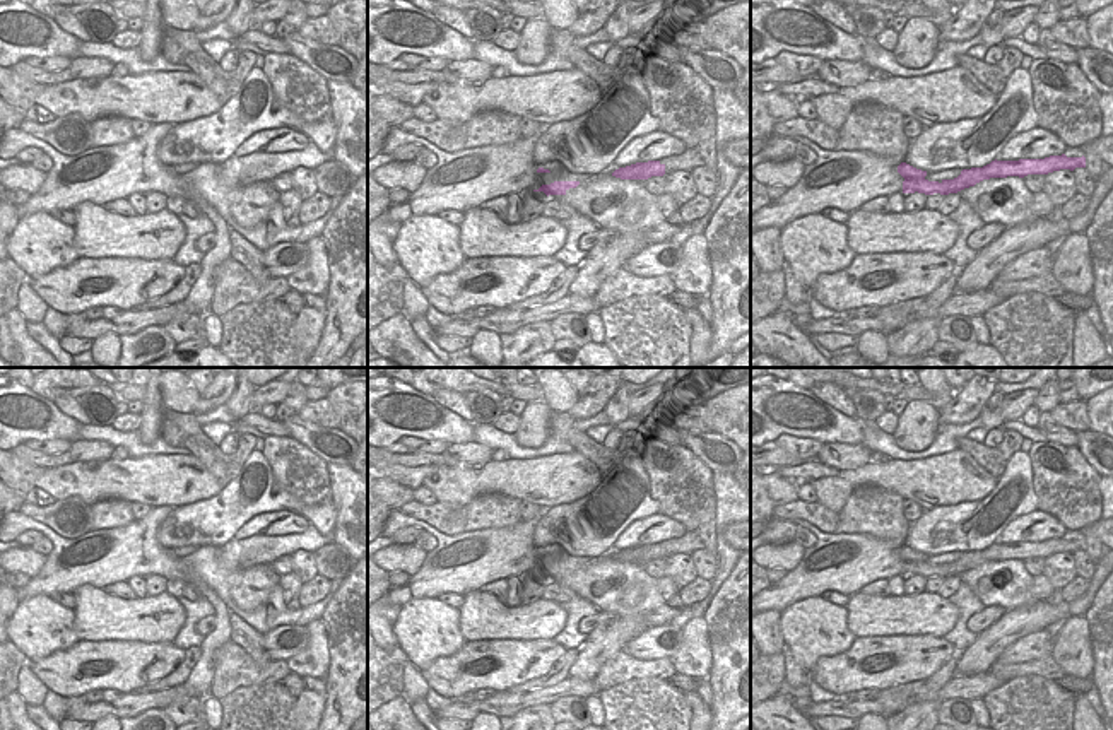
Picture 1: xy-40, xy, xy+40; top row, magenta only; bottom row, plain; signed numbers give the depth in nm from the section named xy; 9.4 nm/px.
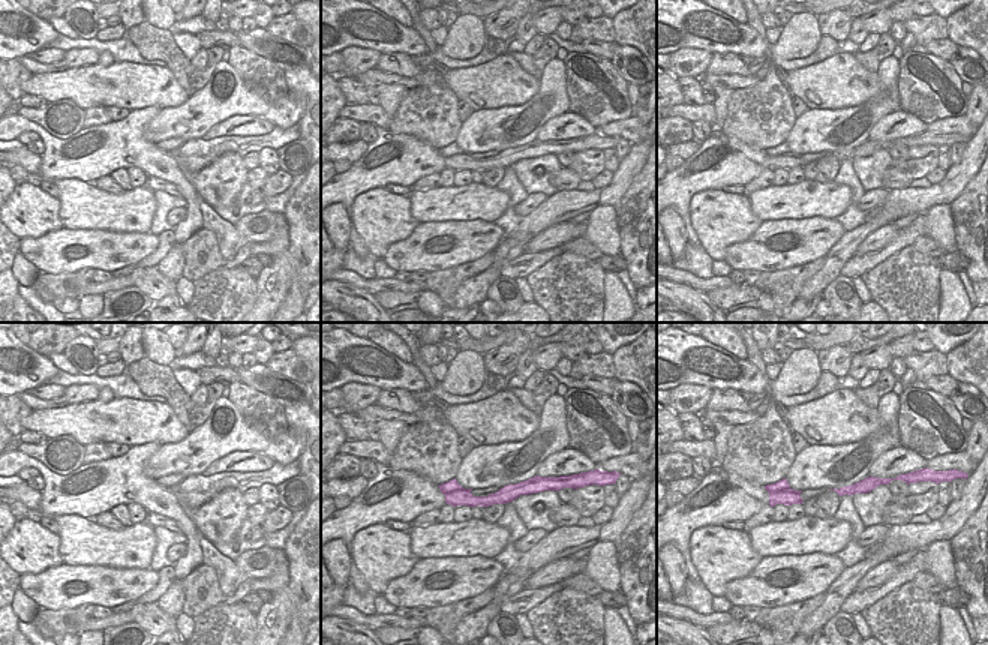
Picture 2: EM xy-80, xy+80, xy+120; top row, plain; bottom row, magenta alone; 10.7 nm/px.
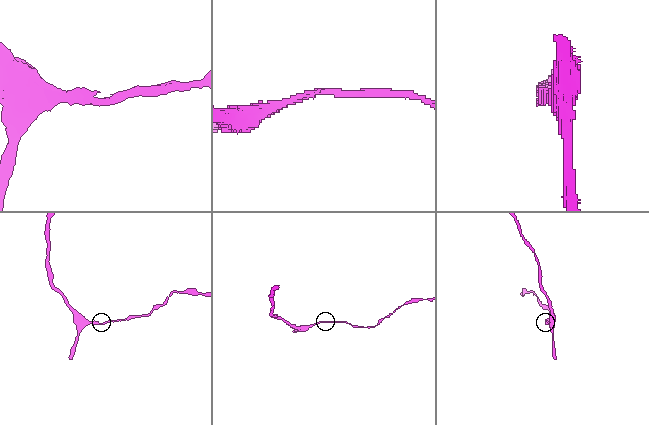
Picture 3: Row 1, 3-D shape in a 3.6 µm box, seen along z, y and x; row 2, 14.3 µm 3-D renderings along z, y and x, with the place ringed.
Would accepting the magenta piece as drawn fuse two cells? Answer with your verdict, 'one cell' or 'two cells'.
one cell

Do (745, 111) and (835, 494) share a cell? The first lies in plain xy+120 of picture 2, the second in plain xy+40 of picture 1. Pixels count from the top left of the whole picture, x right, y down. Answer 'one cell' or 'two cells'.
two cells

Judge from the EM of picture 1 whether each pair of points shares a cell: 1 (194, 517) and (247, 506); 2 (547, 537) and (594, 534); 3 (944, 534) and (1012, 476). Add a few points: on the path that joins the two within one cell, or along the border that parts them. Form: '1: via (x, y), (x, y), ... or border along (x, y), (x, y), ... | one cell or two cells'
1: via (207, 517), (221, 517), (233, 506) | one cell
2: via (559, 537), (571, 542), (582, 534) | one cell
3: via (963, 527), (973, 525), (1004, 494) | one cell

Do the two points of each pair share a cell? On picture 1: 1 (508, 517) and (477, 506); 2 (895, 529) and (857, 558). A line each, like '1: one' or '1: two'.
1: one
2: two

